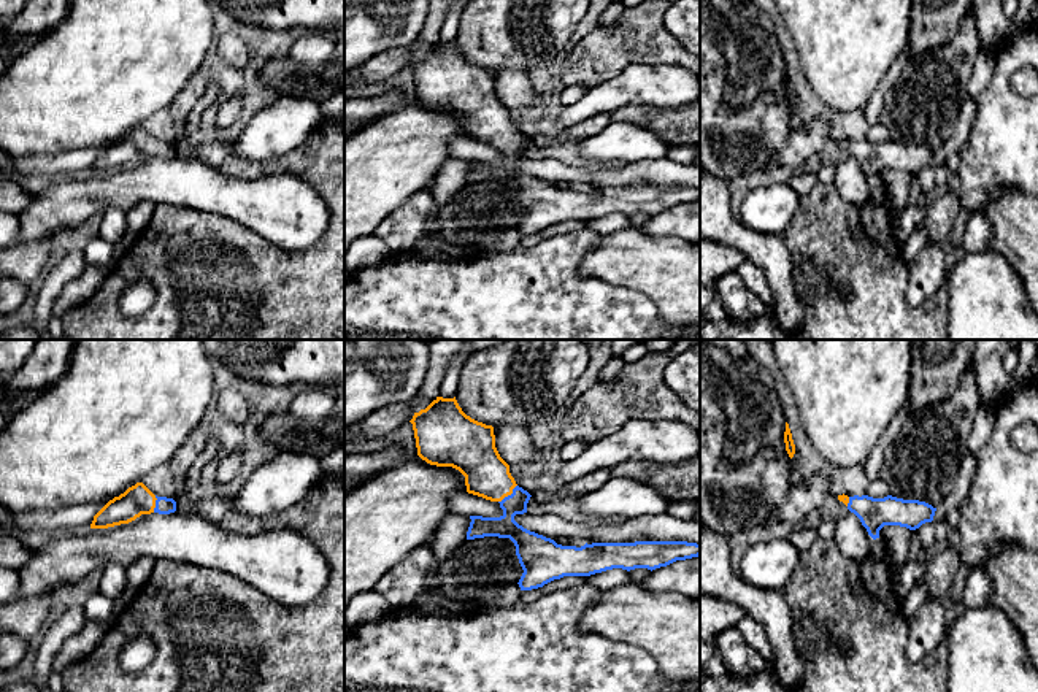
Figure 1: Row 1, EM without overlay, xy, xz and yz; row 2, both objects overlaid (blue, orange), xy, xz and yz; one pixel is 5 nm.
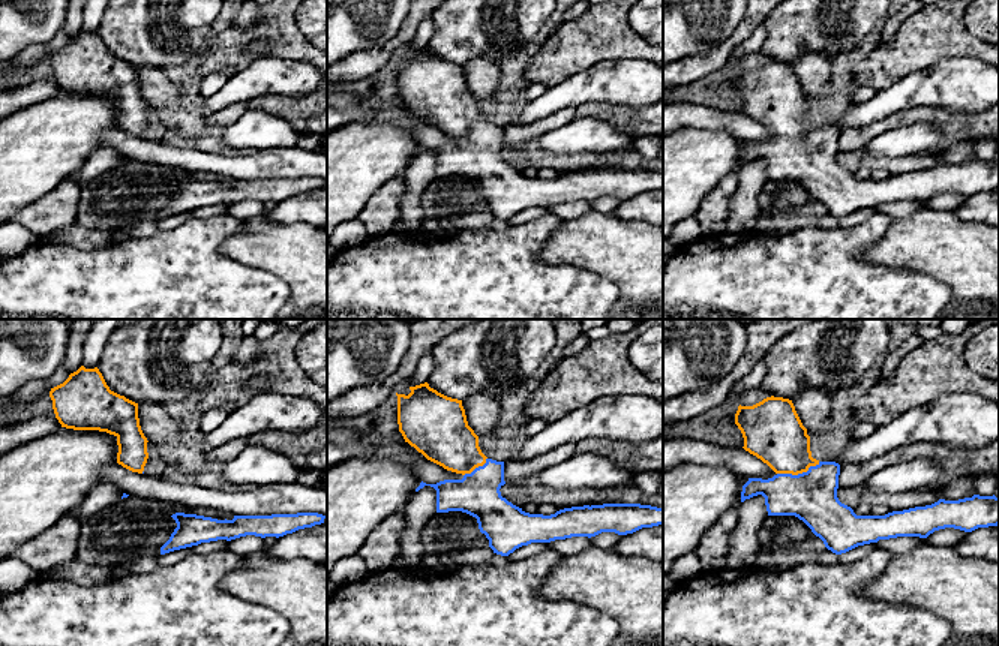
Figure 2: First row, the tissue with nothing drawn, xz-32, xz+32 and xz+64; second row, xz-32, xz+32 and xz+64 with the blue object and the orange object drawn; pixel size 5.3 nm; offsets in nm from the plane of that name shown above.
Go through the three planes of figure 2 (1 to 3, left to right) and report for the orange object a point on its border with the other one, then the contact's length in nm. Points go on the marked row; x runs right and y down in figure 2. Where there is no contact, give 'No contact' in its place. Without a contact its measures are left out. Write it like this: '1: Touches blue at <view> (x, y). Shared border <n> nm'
1: No contact
2: Touches blue at xz+32 (476, 468). Shared border 160 nm
3: Touches blue at xz+64 (798, 474). Shared border 240 nm

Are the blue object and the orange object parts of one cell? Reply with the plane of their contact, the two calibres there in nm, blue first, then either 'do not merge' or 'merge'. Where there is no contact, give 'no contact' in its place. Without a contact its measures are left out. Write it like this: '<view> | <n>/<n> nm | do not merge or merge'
xz | 120/220 nm | merge

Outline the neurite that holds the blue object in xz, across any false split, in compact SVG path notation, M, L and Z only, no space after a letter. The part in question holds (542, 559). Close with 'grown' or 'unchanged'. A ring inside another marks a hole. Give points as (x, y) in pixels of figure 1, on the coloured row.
M436 397L409 422L422 460L459 470L468 494L500 503L500 517L470 516L467 540L509 538L524 570L517 582L521 590L538 589L563 576L590 576L613 568L652 571L700 556L700 544L687 541L557 544L514 521L516 514L527 513L532 495L516 484L509 465L500 457L492 425L467 416L456 397Z; grown

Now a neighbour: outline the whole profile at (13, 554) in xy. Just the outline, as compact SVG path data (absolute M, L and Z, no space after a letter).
M0 527L0 567L17 571L33 554L35 549L24 546L17 538Z

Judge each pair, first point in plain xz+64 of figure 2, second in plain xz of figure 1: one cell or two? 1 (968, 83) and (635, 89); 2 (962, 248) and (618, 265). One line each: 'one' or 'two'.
1: one
2: one

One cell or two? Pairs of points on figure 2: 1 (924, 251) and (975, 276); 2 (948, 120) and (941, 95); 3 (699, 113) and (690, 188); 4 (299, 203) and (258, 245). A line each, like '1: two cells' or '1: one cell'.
1: one cell
2: two cells
3: two cells
4: two cells

